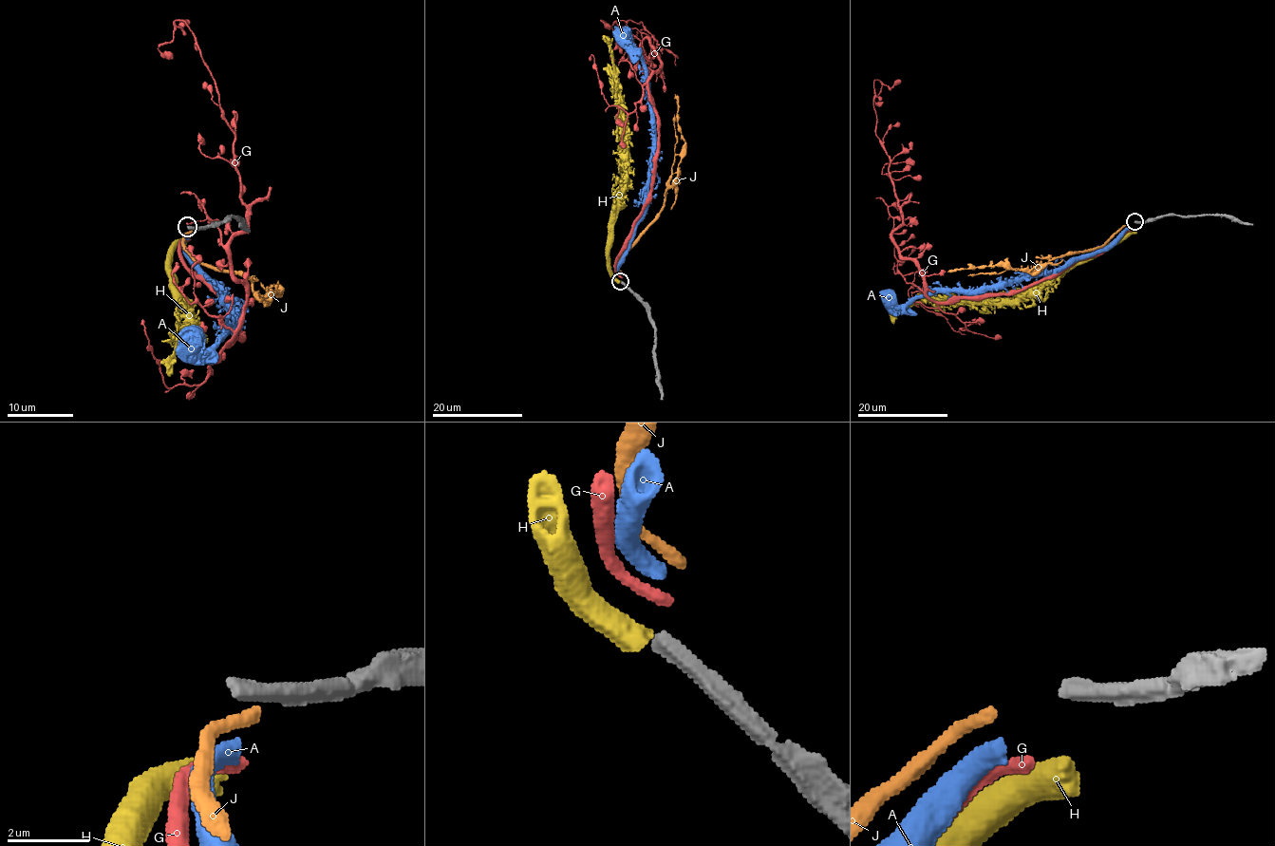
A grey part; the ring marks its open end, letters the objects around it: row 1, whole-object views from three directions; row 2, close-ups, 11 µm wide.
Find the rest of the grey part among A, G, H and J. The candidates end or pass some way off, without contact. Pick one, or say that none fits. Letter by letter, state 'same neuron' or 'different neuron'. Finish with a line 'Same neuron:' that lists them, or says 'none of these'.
A: different neuron
G: different neuron
H: different neuron
J: different neuron
Same neuron: none of these

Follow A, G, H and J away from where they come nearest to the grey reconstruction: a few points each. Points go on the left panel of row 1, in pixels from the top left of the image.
A: (189, 236), (184, 241), (186, 254), (227, 299), (232, 308), (234, 327), (207, 348), (196, 348), (178, 333)
G: (187, 238), (180, 259), (242, 332), (231, 344), (235, 132), (180, 20), (158, 48), (173, 58)
H: (186, 238), (171, 251), (171, 286), (175, 299), (184, 310), (194, 342), (180, 342), (176, 347), (169, 377)
J: (191, 232), (184, 236), (184, 246), (206, 266), (238, 271), (251, 281), (260, 299), (282, 291), (267, 301)

